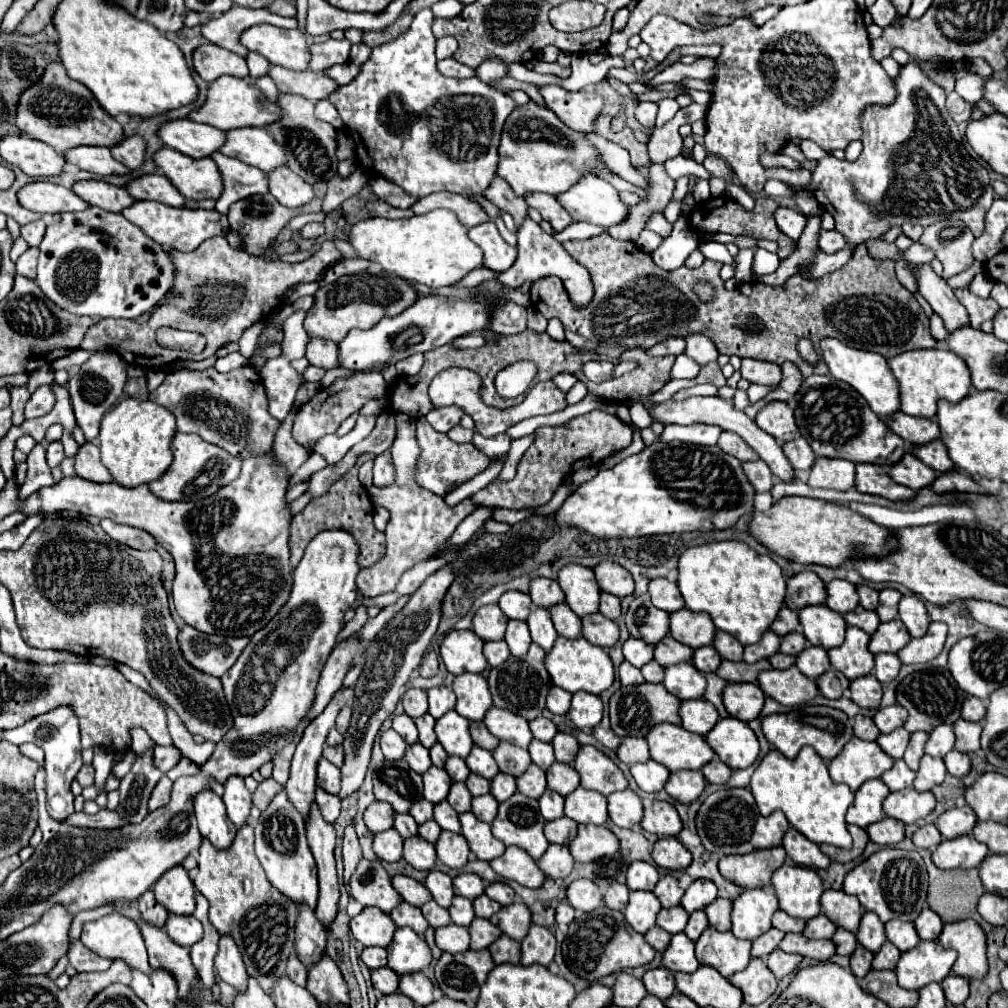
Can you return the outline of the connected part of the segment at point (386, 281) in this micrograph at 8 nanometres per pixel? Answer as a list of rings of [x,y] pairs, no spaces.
[[[381,272],[381,274],[351,274],[351,276],[341,276],[333,284],[325,284],[315,292],[315,304],[307,312],[305,318],[305,330],[309,338],[323,338],[323,340],[333,340],[341,342],[349,330],[361,328],[369,330],[379,322],[381,318],[387,316],[397,316],[407,306],[411,306],[417,300],[419,292],[403,278]]]

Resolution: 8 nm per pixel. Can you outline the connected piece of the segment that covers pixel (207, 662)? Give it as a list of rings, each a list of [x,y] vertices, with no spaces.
[[[191,626],[179,630],[179,646],[183,658],[199,672],[221,678],[239,658],[249,638],[219,638],[203,634]]]

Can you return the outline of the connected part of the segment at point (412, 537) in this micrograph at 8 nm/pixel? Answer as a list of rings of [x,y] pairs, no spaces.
[[[395,414],[397,420],[397,436],[391,446],[391,458],[395,468],[395,480],[389,486],[369,490],[375,505],[389,510],[389,522],[385,528],[387,554],[371,568],[361,568],[357,574],[357,590],[365,598],[375,598],[379,594],[395,590],[401,574],[415,566],[415,562],[427,560],[435,554],[435,550],[453,534],[453,530],[465,520],[477,506],[461,500],[457,506],[447,506],[443,498],[437,498],[427,488],[415,482],[415,464],[419,458],[419,444],[415,438],[415,420],[409,414]]]

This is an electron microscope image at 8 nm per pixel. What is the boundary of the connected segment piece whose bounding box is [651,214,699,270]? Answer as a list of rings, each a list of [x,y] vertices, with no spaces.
[[[679,216],[679,220],[673,224],[673,232],[669,238],[663,240],[663,244],[651,252],[653,262],[663,270],[675,270],[685,264],[687,256],[697,248],[699,238],[697,232],[691,230],[689,218]]]

